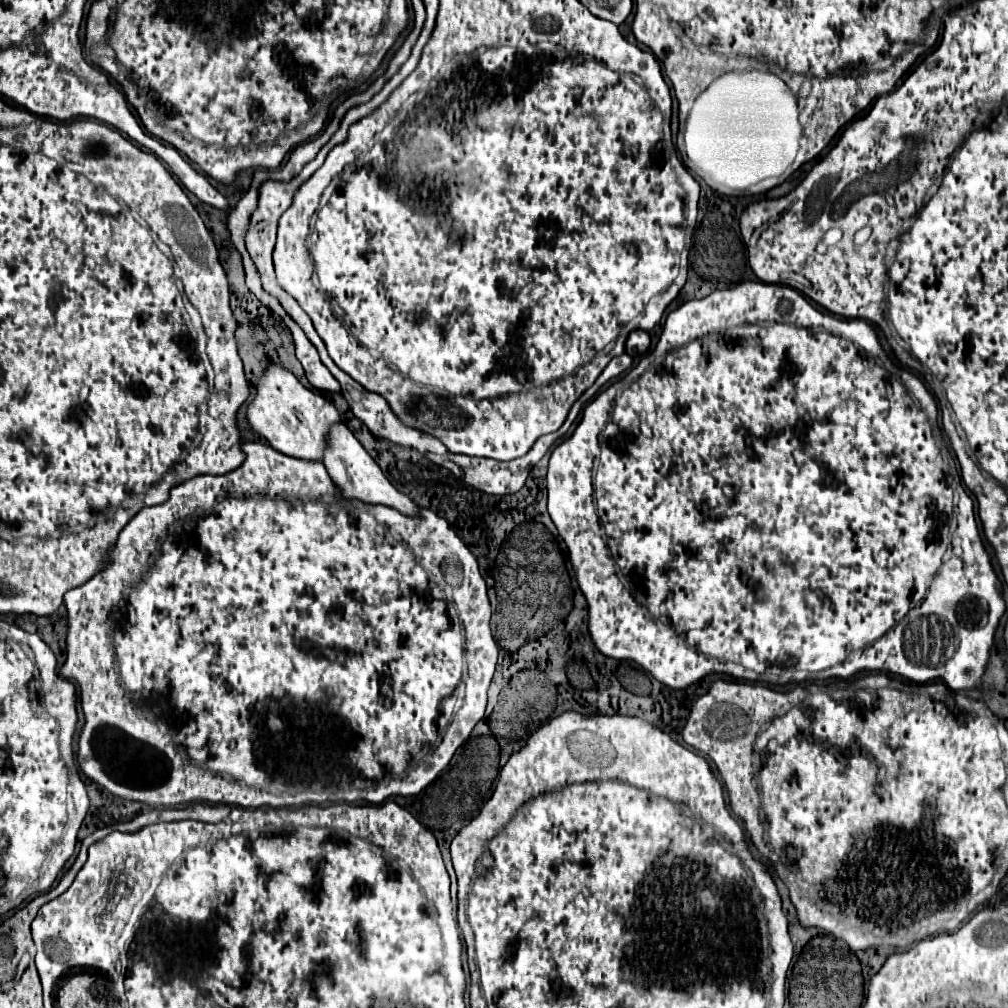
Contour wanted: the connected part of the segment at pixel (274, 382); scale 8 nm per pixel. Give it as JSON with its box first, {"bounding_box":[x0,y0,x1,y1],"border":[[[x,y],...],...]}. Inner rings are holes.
{"bounding_box":[247,363,341,459],"border":[[[273,363],[263,369],[255,391],[257,393],[247,407],[247,421],[251,429],[265,437],[273,449],[285,455],[299,459],[321,459],[329,427],[341,421],[337,409],[325,401],[325,397],[303,387],[289,369]]]}

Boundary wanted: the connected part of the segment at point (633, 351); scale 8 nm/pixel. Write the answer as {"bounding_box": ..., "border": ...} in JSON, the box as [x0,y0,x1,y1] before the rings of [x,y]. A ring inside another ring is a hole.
{"bounding_box":[625,331,651,357],"border":[[[633,331],[627,337],[627,345],[625,345],[625,353],[629,357],[639,357],[643,353],[647,353],[651,341],[649,341],[649,333],[647,331]]]}

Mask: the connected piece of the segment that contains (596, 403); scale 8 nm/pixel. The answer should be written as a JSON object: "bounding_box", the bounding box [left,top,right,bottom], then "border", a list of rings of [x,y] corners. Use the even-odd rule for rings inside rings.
{"bounding_box":[547,280,1005,691],"border":[[[759,280],[745,281],[735,285],[733,289],[713,291],[705,299],[693,299],[683,303],[679,309],[667,315],[663,333],[650,357],[643,358],[626,377],[618,381],[619,383],[610,385],[611,387],[600,392],[591,403],[586,405],[583,409],[583,418],[573,431],[573,435],[563,443],[559,443],[549,459],[547,509],[559,535],[567,543],[579,587],[587,597],[589,631],[597,649],[607,657],[629,659],[639,663],[657,681],[673,689],[685,689],[691,683],[711,673],[729,673],[735,679],[785,685],[789,681],[815,679],[815,675],[821,679],[821,675],[827,669],[833,669],[835,665],[841,665],[839,673],[835,671],[835,677],[843,677],[843,679],[849,679],[851,675],[861,671],[883,671],[883,673],[901,675],[915,683],[941,679],[953,691],[979,687],[981,675],[989,659],[989,649],[993,645],[995,629],[1005,613],[1005,601],[1001,597],[1001,581],[995,575],[991,559],[979,537],[979,529],[973,513],[973,501],[965,491],[959,491],[957,529],[951,535],[953,555],[951,559],[943,561],[947,543],[943,541],[941,529],[947,525],[947,517],[953,515],[953,489],[949,485],[945,461],[941,459],[939,447],[931,431],[931,425],[937,425],[937,403],[923,385],[923,381],[917,375],[913,375],[909,369],[899,369],[901,381],[897,381],[891,379],[885,367],[879,367],[881,363],[877,363],[877,357],[885,357],[885,353],[875,329],[869,323],[859,319],[853,321],[837,319],[829,313],[821,313],[819,309],[809,305],[809,301],[803,299],[795,289],[785,285],[769,285]],[[761,321],[791,323],[791,325],[755,325]],[[655,357],[665,357],[665,361],[659,367],[652,367]],[[617,385],[629,385],[629,387],[625,387],[613,403],[618,392]],[[612,409],[611,427],[605,431],[601,441],[601,431],[609,421],[609,413]],[[841,591],[861,591],[861,593],[853,595],[857,599],[851,599],[851,595],[843,597]],[[795,671],[807,671],[803,675],[809,677],[795,679],[791,675]]]}

